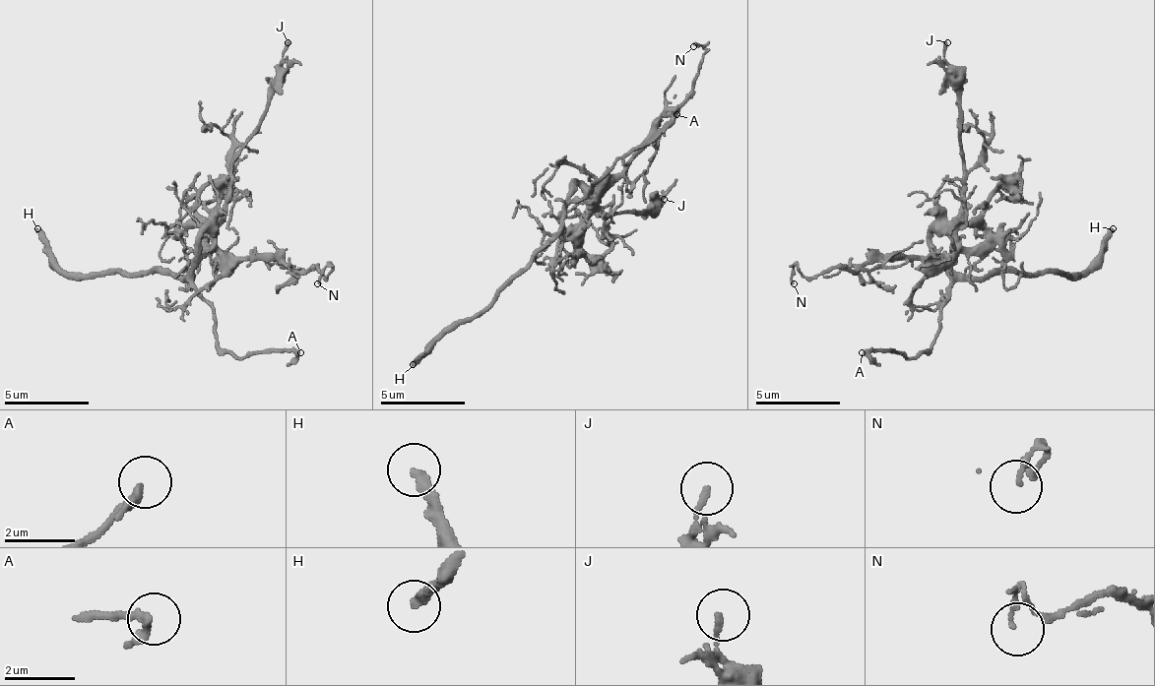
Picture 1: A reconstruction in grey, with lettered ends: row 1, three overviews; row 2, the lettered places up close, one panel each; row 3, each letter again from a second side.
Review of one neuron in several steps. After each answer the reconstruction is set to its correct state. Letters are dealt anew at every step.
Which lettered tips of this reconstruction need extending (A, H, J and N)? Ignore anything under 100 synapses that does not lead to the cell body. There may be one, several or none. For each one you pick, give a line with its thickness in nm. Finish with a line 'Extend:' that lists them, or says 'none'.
H: 300 nm thick
Extend: H

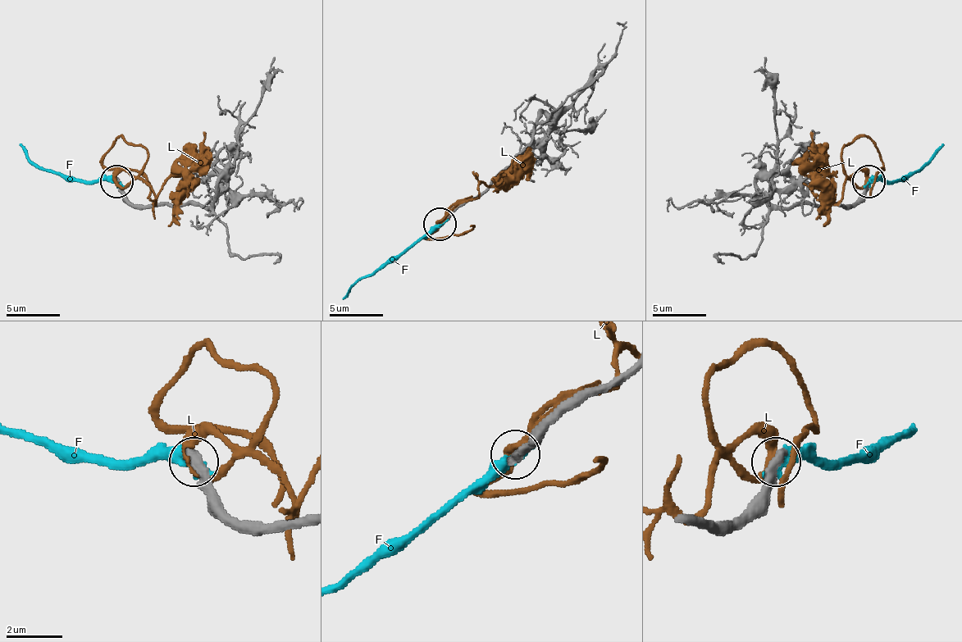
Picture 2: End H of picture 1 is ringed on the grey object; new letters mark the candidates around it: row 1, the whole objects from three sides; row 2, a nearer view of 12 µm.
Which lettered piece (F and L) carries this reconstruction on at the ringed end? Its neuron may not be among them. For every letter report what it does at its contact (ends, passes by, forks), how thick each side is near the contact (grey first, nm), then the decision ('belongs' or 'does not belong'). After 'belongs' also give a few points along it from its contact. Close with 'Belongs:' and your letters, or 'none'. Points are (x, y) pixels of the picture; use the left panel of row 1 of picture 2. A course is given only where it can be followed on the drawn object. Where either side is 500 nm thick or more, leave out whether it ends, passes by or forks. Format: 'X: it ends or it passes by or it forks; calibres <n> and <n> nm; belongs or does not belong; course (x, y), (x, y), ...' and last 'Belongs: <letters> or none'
F: it ends; calibres 400 and 300 nm; belongs; course (117, 182), (63, 179), (38, 168), (20, 144)
L: it passes by; calibres 440 and 280 nm; does not belong
Belongs: F

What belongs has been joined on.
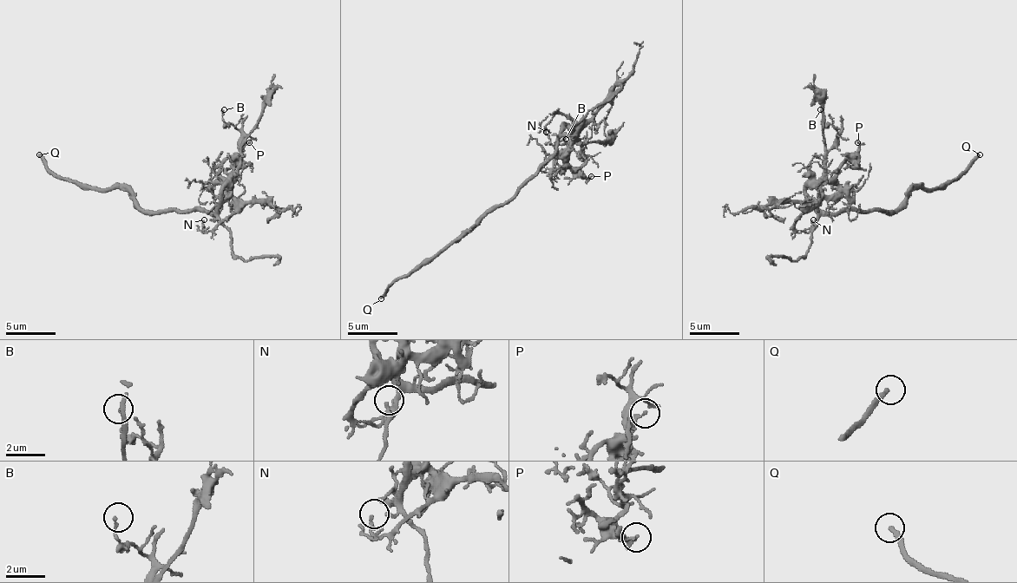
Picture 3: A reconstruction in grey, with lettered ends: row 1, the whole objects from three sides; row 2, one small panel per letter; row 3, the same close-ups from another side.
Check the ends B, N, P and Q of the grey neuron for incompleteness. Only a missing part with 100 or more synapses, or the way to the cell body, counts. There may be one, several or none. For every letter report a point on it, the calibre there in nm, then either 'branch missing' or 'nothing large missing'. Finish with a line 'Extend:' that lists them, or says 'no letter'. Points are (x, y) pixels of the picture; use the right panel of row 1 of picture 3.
B: place (820, 109); calibre 110 nm; nothing large missing
N: place (813, 219); calibre 110 nm; nothing large missing
P: place (857, 142); calibre 180 nm; nothing large missing
Q: place (980, 154); calibre 240 nm; branch missing
Extend: Q

